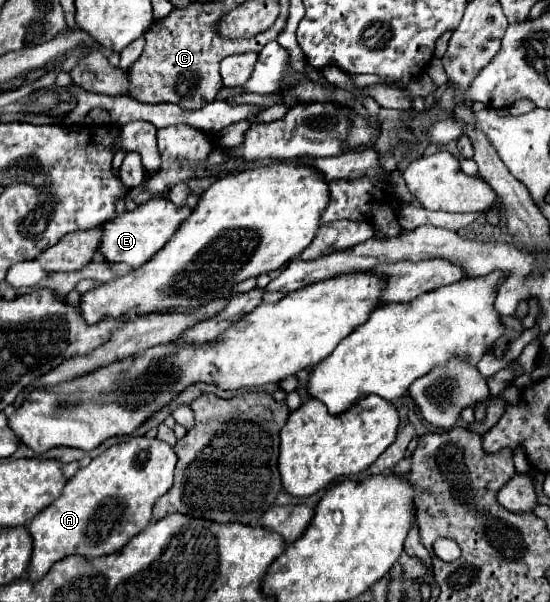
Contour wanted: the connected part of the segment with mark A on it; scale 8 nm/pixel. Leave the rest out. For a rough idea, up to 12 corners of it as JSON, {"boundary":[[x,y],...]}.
{"boundary":[[131,437],[27,525],[27,577],[125,547],[177,455]]}

